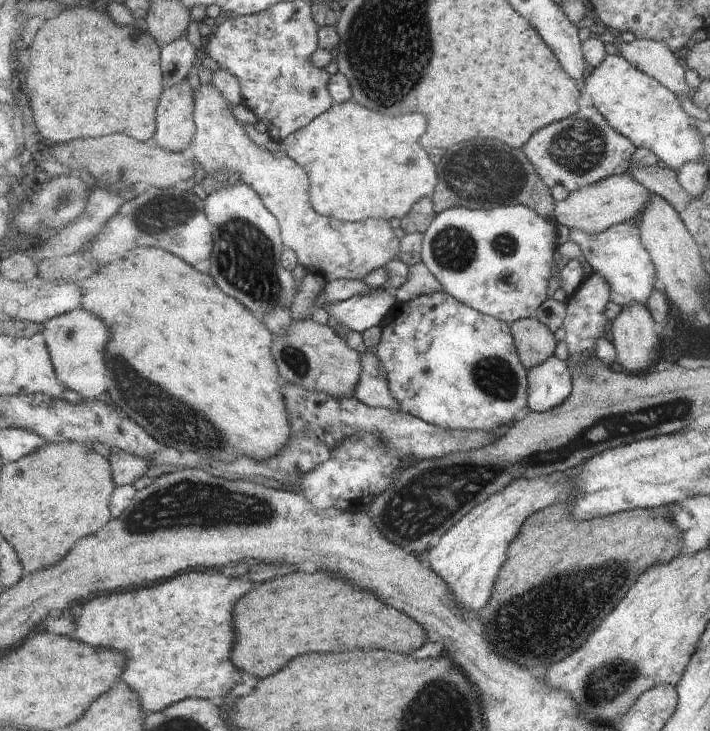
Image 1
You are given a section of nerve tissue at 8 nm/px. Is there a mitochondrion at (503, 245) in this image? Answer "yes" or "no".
yes

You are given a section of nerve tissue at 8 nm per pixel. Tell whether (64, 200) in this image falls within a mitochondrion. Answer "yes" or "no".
yes

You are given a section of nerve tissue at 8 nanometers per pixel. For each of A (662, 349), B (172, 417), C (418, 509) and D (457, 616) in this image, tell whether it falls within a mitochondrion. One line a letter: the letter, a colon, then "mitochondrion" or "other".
A: other
B: mitochondrion
C: mitochondrion
D: other

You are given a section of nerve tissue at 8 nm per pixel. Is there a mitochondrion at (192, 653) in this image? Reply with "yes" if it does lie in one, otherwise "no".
no

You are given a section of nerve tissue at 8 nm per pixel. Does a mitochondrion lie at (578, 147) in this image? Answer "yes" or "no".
yes

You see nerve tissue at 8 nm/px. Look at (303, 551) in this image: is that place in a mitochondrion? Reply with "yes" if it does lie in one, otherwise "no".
no

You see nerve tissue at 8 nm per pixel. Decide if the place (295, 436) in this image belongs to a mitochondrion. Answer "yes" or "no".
no

